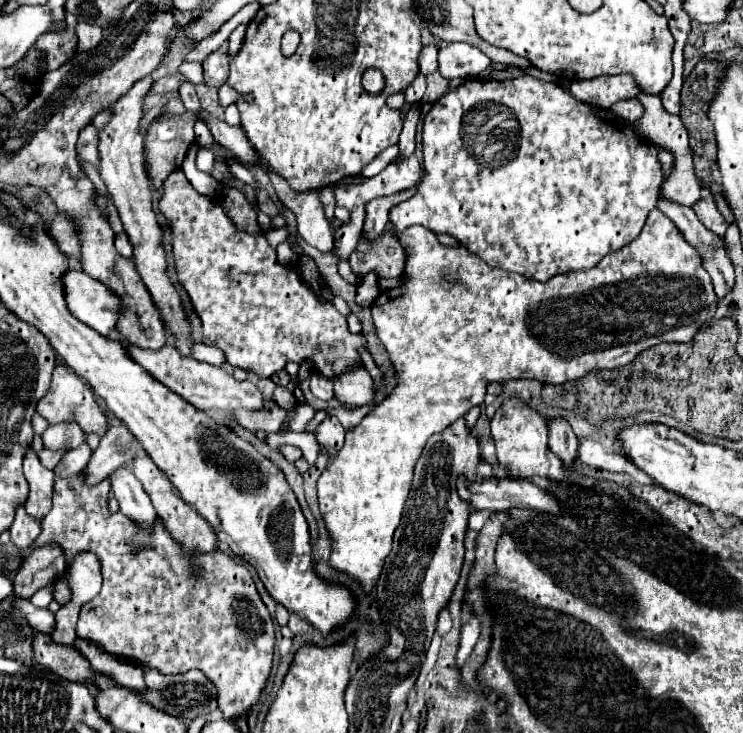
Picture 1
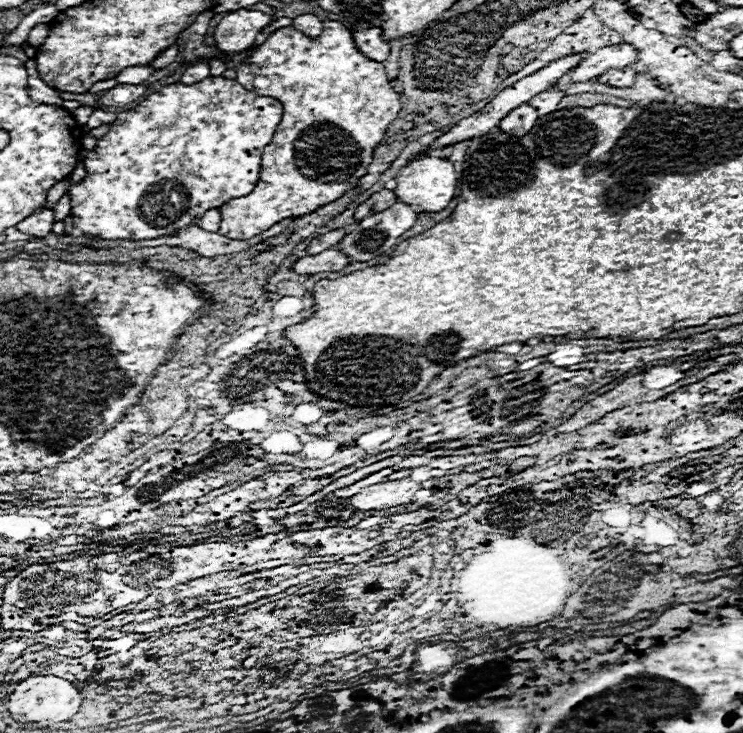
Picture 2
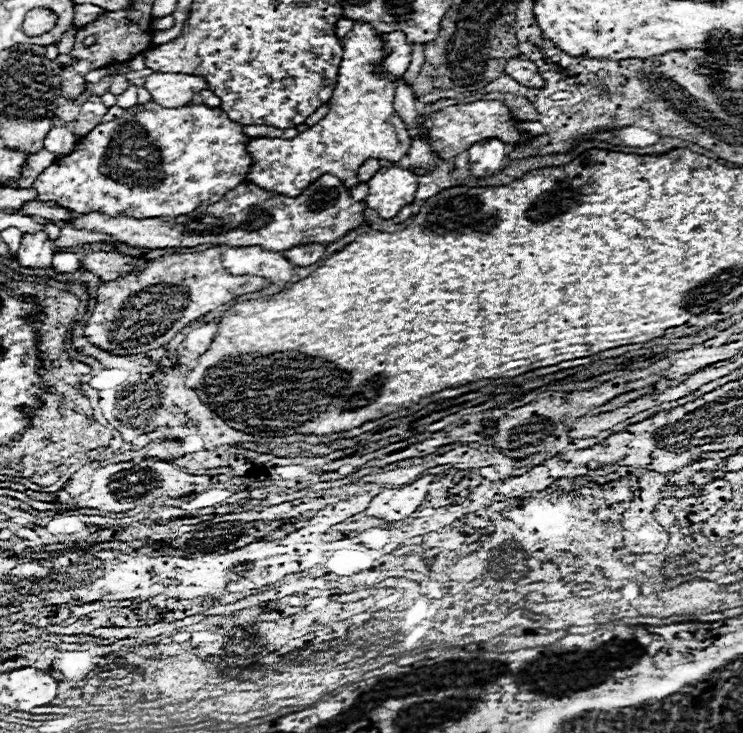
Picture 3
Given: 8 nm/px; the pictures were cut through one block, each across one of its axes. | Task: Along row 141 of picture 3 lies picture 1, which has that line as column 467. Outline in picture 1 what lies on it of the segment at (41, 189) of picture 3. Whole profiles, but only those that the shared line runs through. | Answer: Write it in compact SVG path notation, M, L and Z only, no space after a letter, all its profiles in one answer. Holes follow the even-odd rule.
M520 76L516 80L506 82L482 82L478 78L466 78L456 90L444 94L426 114L422 131L424 178L418 184L416 194L394 206L390 210L390 222L396 232L404 230L412 224L422 224L434 234L450 234L460 240L464 248L482 258L492 268L502 268L506 272L516 272L526 278L548 282L558 274L568 274L574 270L590 270L594 268L606 254L620 250L640 236L648 212L656 206L656 198L662 186L662 170L656 160L656 146L646 142L630 122L624 122L620 116L612 114L612 110L596 110L596 106L588 106L570 92L564 92L556 82L536 80L532 76Z

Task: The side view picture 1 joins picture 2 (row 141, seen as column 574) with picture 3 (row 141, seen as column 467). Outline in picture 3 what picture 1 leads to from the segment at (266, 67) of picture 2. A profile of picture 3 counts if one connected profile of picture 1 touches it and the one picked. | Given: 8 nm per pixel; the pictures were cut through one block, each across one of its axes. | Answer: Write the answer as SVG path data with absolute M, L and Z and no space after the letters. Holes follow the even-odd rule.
M356 22L354 28L342 38L342 48L344 58L328 102L330 112L316 126L290 140L252 138L246 150L254 156L254 164L250 166L246 182L296 198L324 174L334 174L346 188L352 188L356 186L356 170L368 158L400 162L408 154L412 136L392 106L394 82L374 74L374 66L382 60L382 42L378 32L368 24Z

